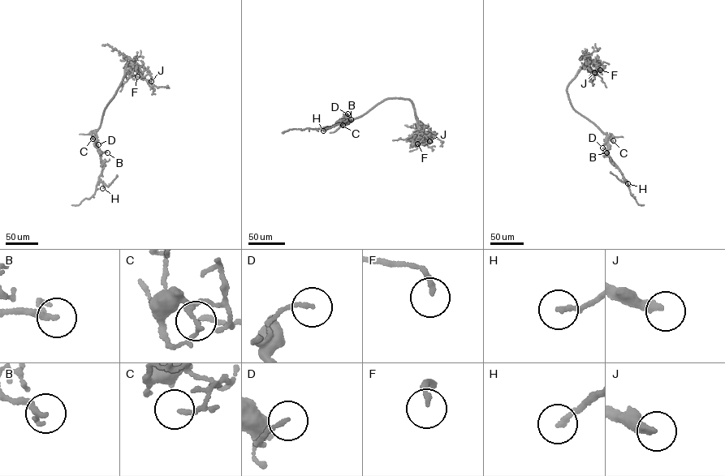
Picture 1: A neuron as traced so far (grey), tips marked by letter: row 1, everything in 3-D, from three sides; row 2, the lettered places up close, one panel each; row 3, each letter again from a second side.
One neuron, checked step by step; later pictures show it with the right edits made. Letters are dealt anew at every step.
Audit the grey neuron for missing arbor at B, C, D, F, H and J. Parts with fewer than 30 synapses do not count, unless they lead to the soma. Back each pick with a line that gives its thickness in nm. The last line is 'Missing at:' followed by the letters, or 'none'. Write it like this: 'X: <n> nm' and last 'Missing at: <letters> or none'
J: 280 nm
Missing at: J

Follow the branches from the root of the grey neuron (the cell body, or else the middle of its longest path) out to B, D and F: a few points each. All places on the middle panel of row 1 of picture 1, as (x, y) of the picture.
B: (376, 105), (351, 120), (343, 117), (351, 119)
D: (376, 105), (351, 120), (343, 119), (347, 113)
F: (376, 105), (390, 98), (411, 100), (421, 134), (420, 139), (412, 147), (417, 143)

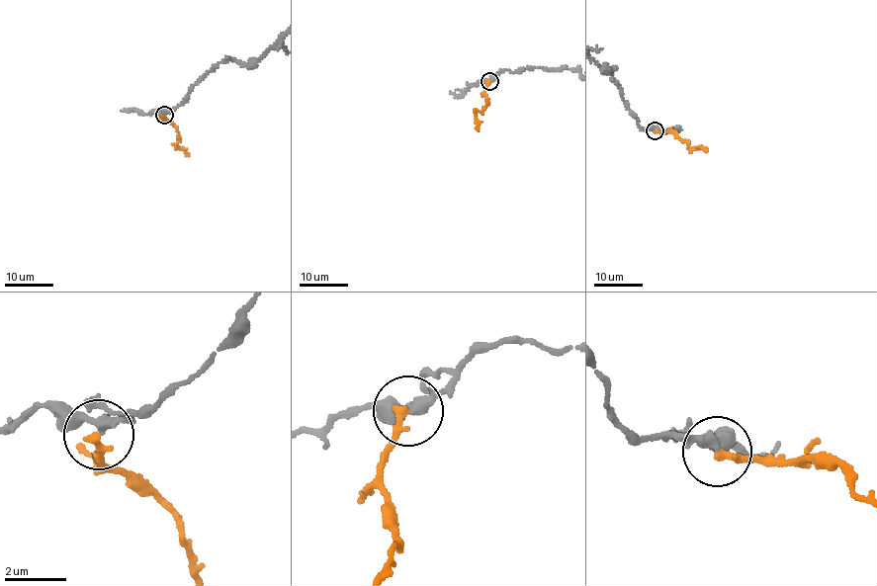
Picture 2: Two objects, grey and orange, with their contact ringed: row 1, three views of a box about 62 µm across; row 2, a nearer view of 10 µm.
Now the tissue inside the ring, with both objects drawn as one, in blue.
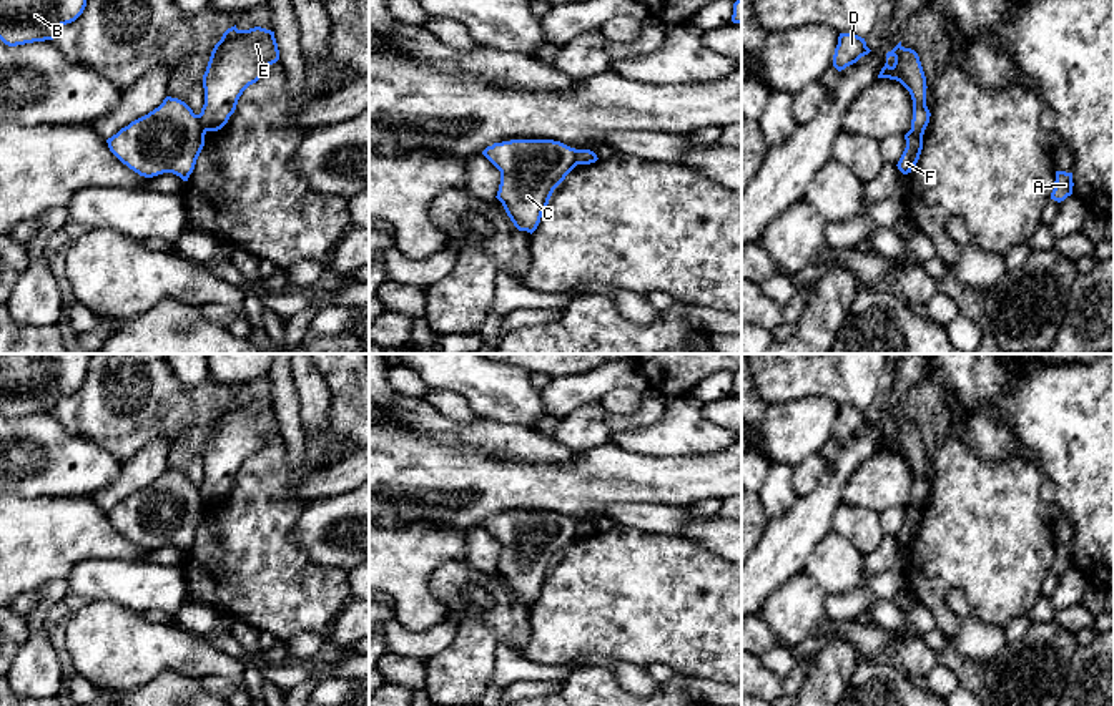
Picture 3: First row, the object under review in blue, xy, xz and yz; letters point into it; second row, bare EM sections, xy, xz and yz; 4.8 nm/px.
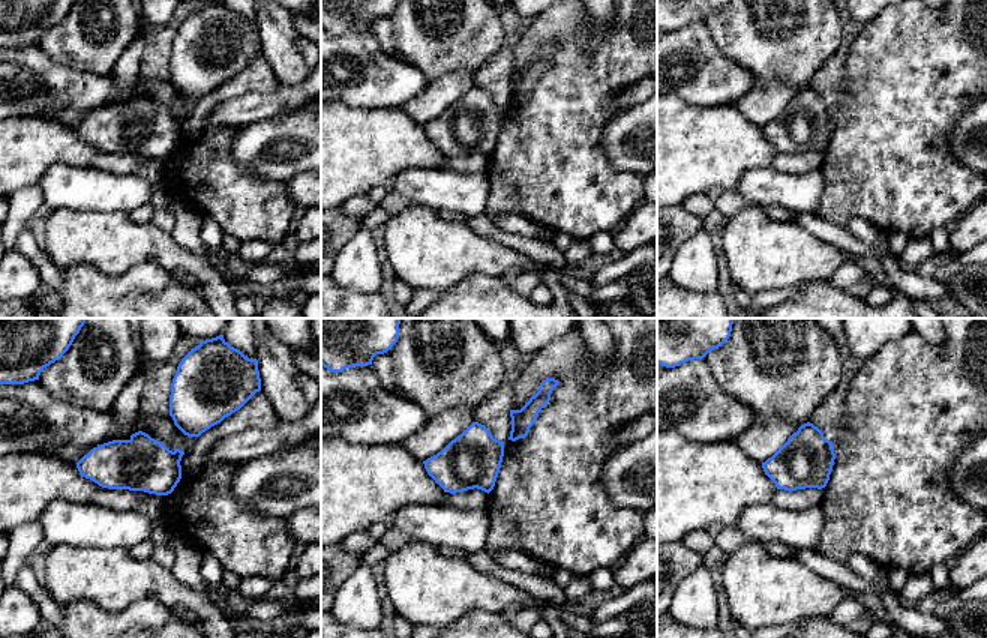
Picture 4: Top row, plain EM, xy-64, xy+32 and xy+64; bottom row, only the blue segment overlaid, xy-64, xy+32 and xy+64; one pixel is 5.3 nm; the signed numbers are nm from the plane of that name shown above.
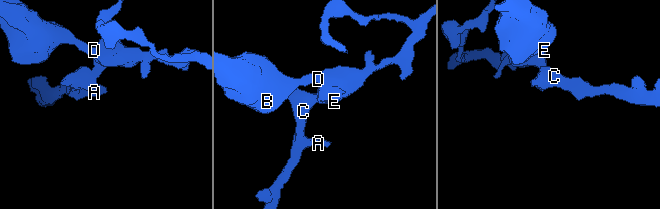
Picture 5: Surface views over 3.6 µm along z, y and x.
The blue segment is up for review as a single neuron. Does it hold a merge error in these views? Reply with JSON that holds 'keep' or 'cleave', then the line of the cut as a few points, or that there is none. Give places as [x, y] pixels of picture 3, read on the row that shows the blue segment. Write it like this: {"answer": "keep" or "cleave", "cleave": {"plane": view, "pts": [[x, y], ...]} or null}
{"answer": "cleave", "cleave": {"plane": "xy", "pts": [[197, 115], [205, 132]]}}

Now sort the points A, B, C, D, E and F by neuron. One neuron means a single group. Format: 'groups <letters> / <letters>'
groups A C F / B D E

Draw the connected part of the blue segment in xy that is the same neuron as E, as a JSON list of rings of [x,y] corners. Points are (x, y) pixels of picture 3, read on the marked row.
[[[261,27],[228,28],[214,45],[203,75],[205,105],[198,115],[203,130],[221,130],[234,113],[243,91],[278,60],[274,32]]]

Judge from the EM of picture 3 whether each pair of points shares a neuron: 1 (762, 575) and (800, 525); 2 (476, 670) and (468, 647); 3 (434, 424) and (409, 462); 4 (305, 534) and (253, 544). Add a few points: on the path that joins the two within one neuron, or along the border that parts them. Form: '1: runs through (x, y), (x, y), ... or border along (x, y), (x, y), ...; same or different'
1: runs through (772, 563), (793, 537); same
2: runs through (471, 665), (469, 652); same
3: border along (393, 416), (441, 442), (464, 446); different
4: border along (303, 505), (295, 525), (293, 540), (318, 565); different

